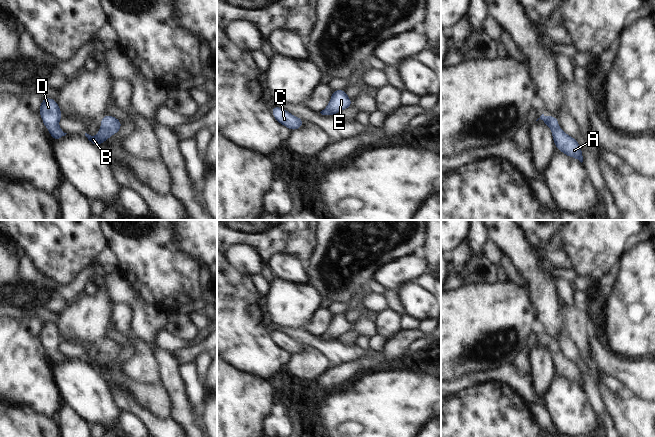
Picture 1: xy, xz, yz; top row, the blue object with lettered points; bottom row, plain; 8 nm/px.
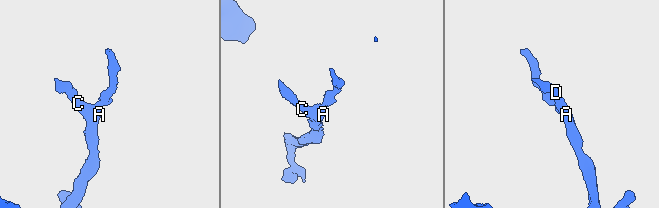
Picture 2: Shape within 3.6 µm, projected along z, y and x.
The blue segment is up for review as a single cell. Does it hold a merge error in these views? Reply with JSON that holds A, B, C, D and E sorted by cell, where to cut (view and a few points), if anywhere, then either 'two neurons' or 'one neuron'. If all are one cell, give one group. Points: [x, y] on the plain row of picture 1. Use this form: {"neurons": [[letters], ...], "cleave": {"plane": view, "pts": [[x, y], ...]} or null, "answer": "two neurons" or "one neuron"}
{"neurons": [["A", "B", "C", "D", "E"]], "cleave": null, "answer": "one neuron"}

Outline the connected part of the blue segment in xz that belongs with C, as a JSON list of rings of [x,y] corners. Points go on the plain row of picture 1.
[[[272,331],[271,335],[274,338],[274,342],[281,348],[287,350],[290,354],[299,353],[304,344],[292,340],[289,336],[280,331]]]

